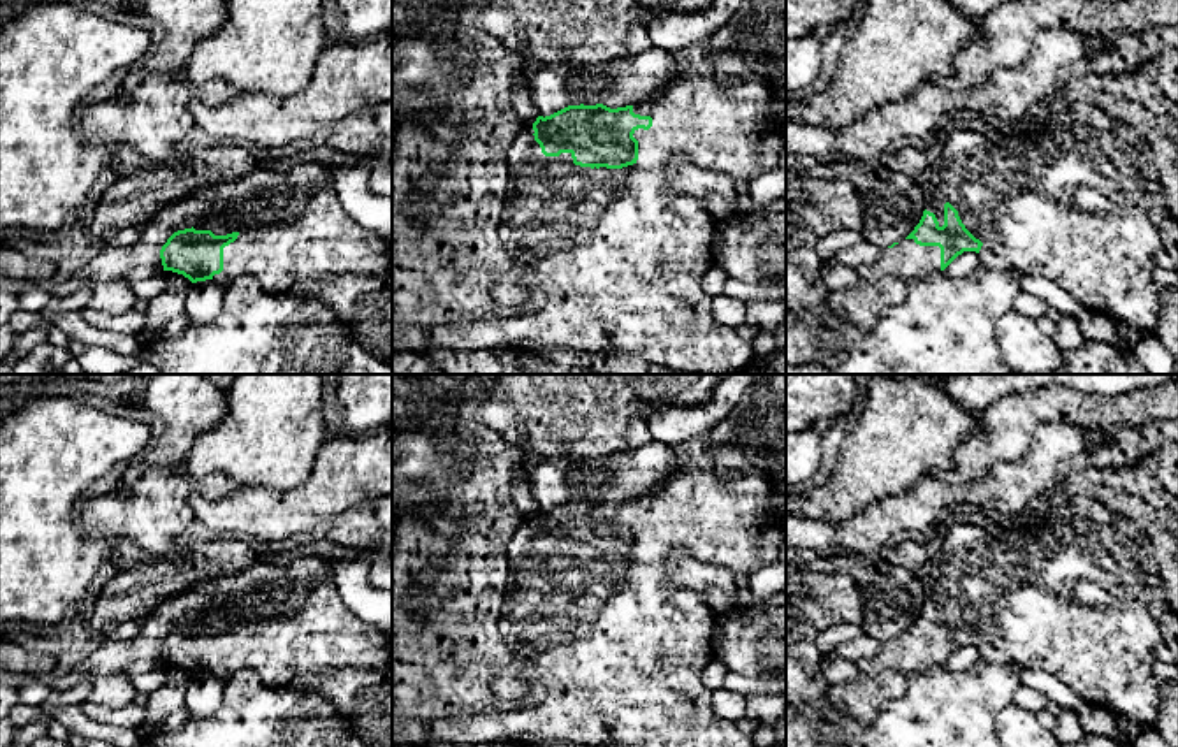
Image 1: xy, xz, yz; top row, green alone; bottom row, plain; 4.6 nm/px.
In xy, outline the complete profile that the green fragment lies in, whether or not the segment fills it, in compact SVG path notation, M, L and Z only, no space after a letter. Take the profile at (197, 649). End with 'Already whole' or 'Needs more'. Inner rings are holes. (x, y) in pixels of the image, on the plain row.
M320 575L311 582L304 606L267 620L227 629L185 622L174 626L160 643L164 664L183 668L192 677L213 673L229 678L241 670L253 671L269 687L285 687L294 678L338 668L389 666L392 642L378 627L359 619L339 598L334 580Z. Needs more

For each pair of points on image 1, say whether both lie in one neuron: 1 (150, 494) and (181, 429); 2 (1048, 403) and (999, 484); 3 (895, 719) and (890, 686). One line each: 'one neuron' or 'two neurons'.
1: two neurons
2: two neurons
3: two neurons

